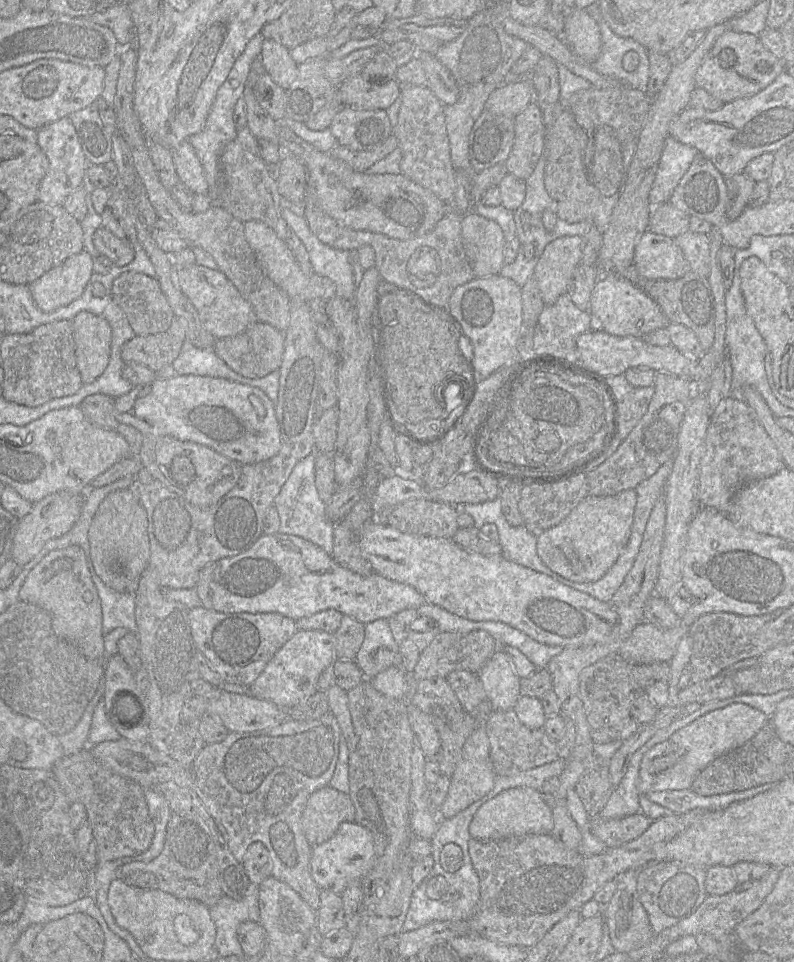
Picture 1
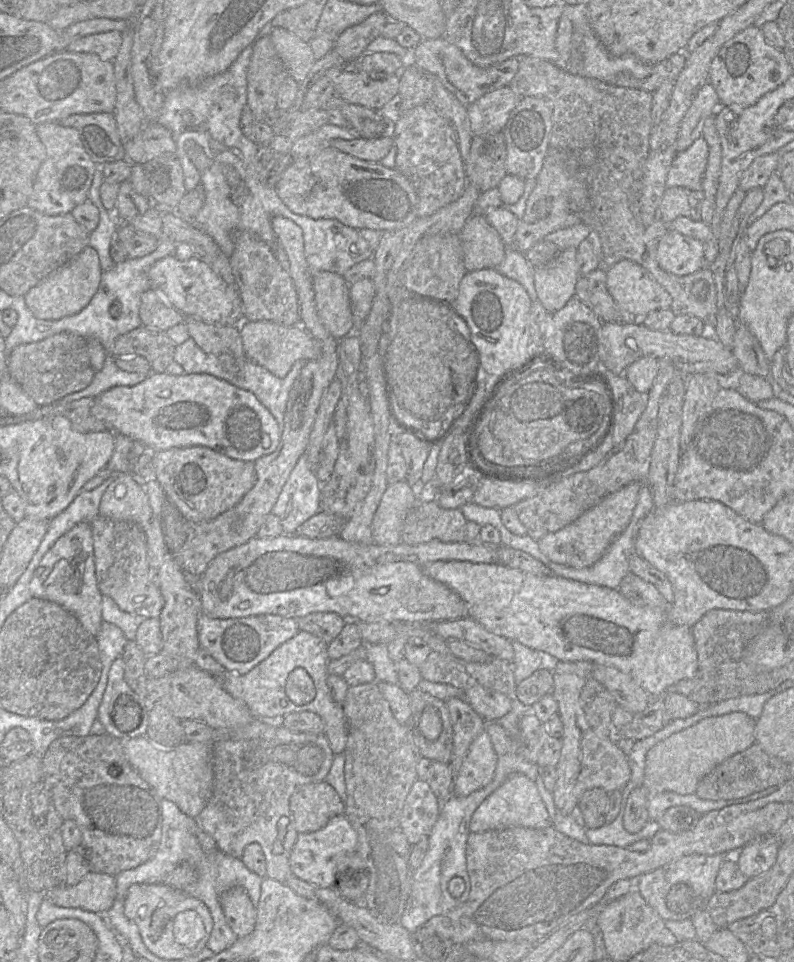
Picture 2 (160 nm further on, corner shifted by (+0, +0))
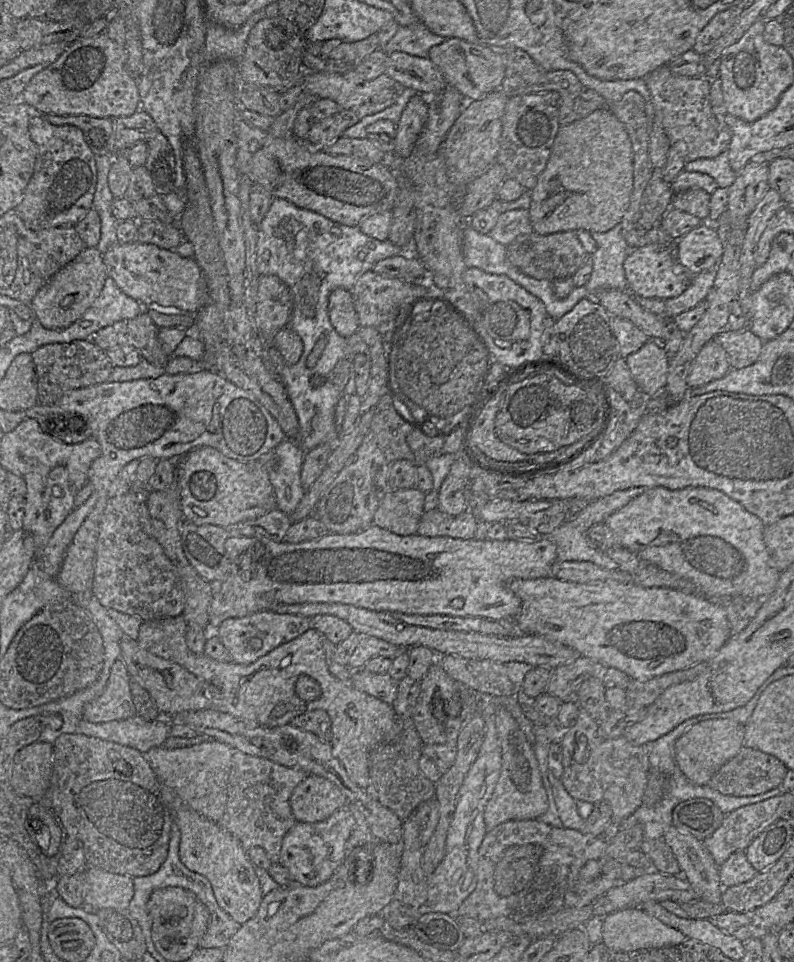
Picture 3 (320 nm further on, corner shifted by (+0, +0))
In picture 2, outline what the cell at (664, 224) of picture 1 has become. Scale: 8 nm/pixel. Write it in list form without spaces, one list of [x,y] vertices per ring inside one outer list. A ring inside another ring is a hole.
[[[667,187],[659,206],[659,218],[669,225],[679,216],[700,220],[704,195],[684,187]]]

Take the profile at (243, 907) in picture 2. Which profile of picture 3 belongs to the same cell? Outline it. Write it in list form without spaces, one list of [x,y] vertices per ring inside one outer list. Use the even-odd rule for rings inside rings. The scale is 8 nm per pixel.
[[[176,794],[172,799],[172,811],[175,813],[175,823],[180,831],[179,857],[190,870],[205,876],[213,889],[219,906],[236,922],[244,924],[254,918],[264,897],[260,881],[255,871],[255,865],[248,856],[240,841],[219,823],[209,820],[186,805]]]

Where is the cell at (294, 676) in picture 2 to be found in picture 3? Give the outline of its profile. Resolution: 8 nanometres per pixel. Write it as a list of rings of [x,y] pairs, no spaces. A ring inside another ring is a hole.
[[[182,614],[179,616],[176,616],[176,617],[150,619],[150,620],[144,621],[140,625],[139,630],[138,630],[137,642],[140,644],[140,646],[142,648],[151,652],[152,654],[162,657],[166,660],[170,660],[172,662],[178,663],[178,664],[182,665],[183,667],[185,667],[187,670],[189,670],[191,673],[195,674],[197,677],[202,679],[205,683],[206,695],[212,701],[213,708],[215,708],[221,712],[226,712],[235,717],[238,717],[242,721],[244,721],[245,723],[248,723],[250,725],[258,725],[258,726],[263,726],[263,727],[281,726],[281,725],[290,723],[293,718],[295,718],[303,713],[313,711],[316,709],[325,710],[328,713],[330,720],[331,720],[331,739],[330,739],[329,743],[331,744],[331,747],[332,747],[333,756],[336,757],[337,759],[339,759],[341,764],[344,766],[349,778],[355,784],[357,784],[359,787],[361,787],[363,789],[365,789],[368,786],[368,784],[369,784],[368,760],[369,760],[370,752],[379,744],[390,742],[393,739],[398,738],[404,728],[404,720],[403,719],[407,719],[407,718],[400,718],[396,714],[392,705],[385,703],[385,702],[379,700],[378,698],[375,698],[371,695],[368,695],[365,692],[362,692],[362,691],[356,689],[351,680],[350,681],[340,680],[340,679],[336,678],[335,676],[333,676],[329,672],[328,666],[326,663],[325,651],[323,648],[323,638],[325,638],[325,637],[319,631],[315,630],[314,628],[309,628],[307,631],[305,631],[300,636],[298,636],[295,639],[292,639],[286,643],[279,645],[275,649],[268,652],[266,655],[257,659],[255,662],[248,664],[248,665],[244,665],[244,664],[237,664],[232,661],[231,662],[220,662],[220,661],[212,659],[204,654],[193,653],[187,646],[187,642],[186,642],[187,630],[188,630],[188,624]]]

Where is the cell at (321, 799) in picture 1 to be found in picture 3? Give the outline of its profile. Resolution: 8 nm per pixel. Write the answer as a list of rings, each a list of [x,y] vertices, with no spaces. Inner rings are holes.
[[[313,774],[296,786],[290,798],[296,821],[308,823],[326,820],[347,803],[348,799],[337,785]]]

